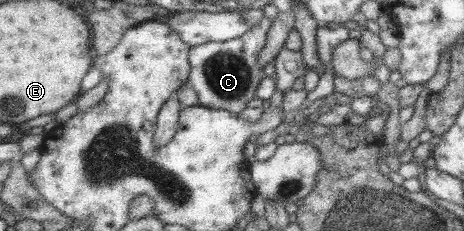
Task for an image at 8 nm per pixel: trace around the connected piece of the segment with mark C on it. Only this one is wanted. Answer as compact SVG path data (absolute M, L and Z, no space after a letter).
M263 17L257 26L237 38L189 47L190 70L186 84L195 91L199 106L221 109L237 115L256 97L257 84L263 76L262 67L257 65L257 54L265 46L266 33L271 23L271 19Z

